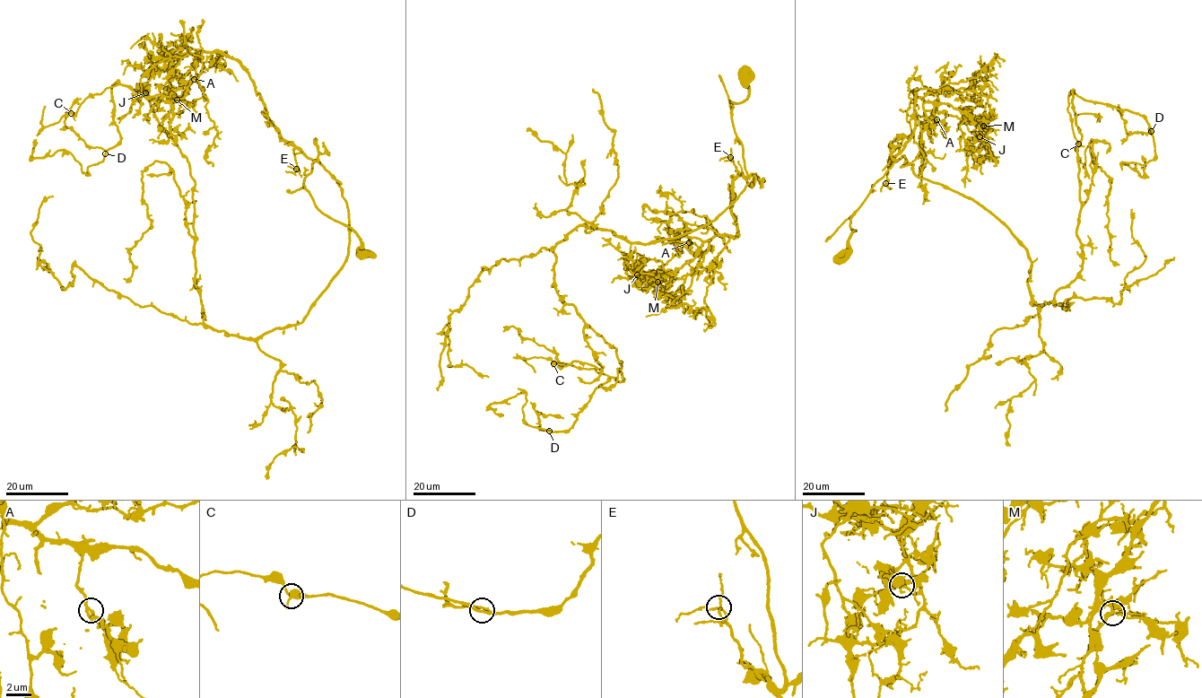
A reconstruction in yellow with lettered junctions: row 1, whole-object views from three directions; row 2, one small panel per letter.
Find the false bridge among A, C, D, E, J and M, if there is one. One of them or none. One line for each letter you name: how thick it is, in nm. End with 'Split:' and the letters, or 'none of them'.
Split: none of them

